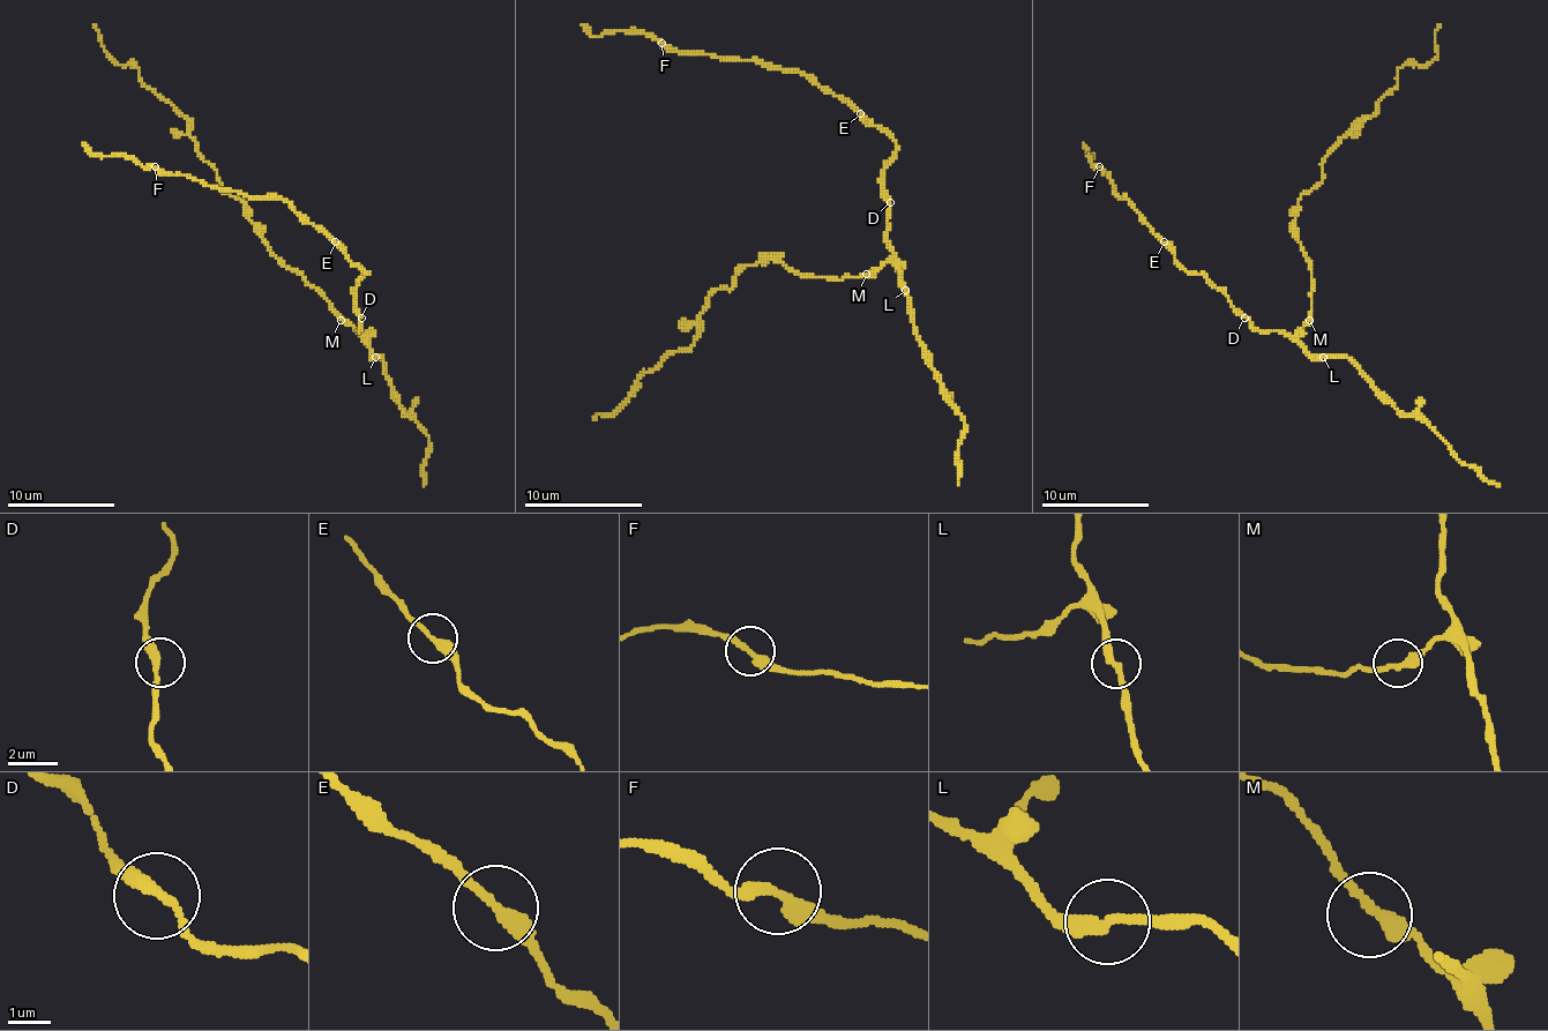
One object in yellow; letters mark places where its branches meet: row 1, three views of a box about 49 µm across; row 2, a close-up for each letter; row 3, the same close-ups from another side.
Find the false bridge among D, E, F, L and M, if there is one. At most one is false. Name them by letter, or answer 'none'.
none

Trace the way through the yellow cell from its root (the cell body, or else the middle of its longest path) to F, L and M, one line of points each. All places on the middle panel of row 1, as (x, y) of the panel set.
F: (890, 259), (884, 167), (896, 155), (896, 143), (884, 132), (801, 72), (670, 51), (662, 43)
L: (890, 259), (905, 289)
M: (890, 259), (866, 274)

